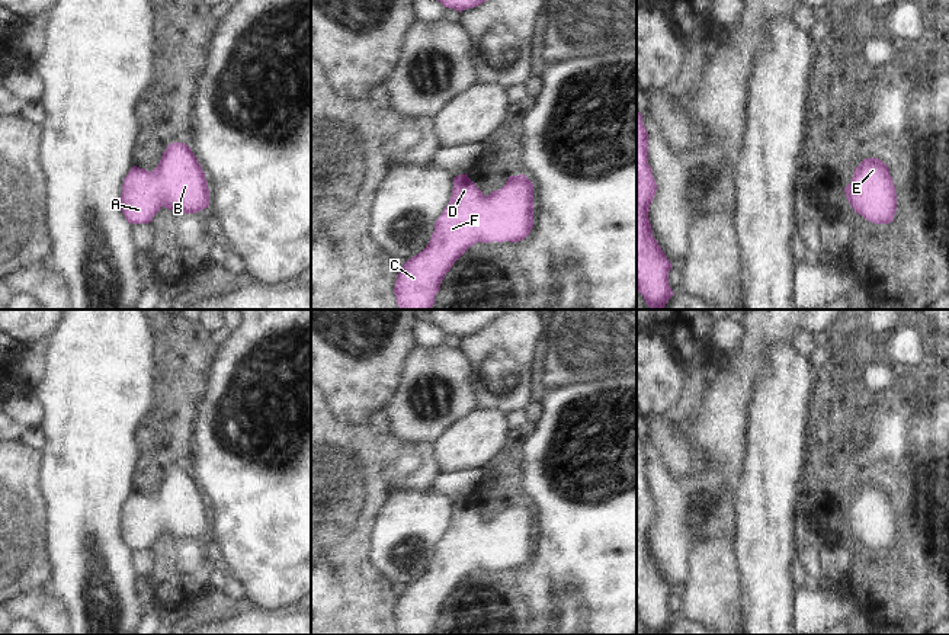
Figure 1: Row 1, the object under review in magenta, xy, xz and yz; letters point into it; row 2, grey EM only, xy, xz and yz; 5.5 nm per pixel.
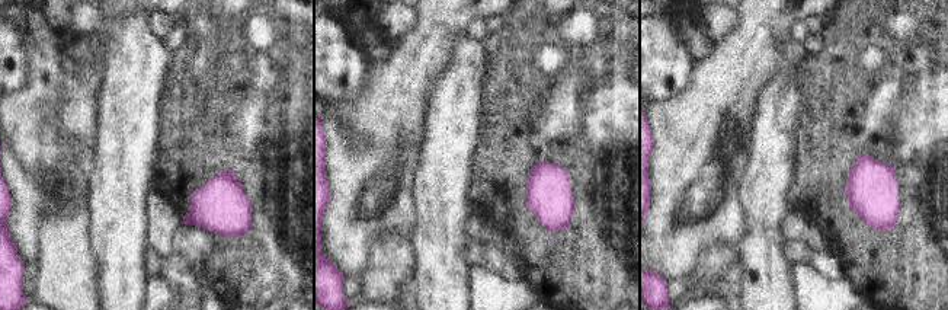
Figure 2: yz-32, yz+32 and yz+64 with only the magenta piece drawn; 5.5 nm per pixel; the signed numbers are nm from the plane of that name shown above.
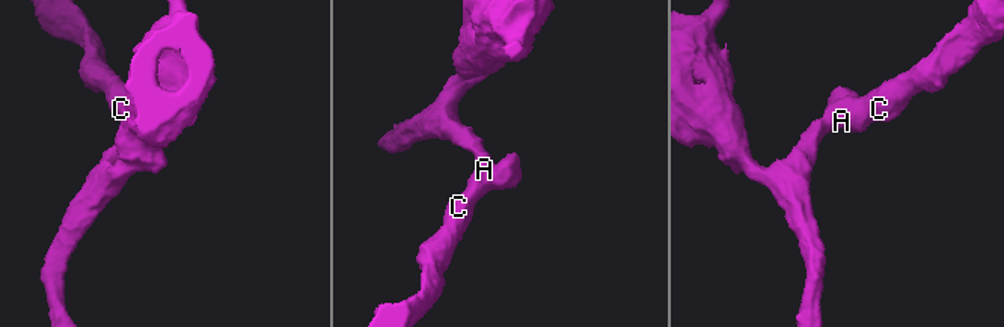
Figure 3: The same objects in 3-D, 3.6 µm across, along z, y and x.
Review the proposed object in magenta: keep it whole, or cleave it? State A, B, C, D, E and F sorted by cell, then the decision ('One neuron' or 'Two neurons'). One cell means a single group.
Groups: A B C D E F. One neuron

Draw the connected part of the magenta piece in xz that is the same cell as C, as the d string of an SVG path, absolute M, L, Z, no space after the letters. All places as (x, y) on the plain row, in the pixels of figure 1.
M468 500L453 503L452 522L435 549L429 570L404 589L394 619L400 635L432 635L445 600L475 568L517 568L533 554L533 509L525 501L509 501L500 516L484 520Z

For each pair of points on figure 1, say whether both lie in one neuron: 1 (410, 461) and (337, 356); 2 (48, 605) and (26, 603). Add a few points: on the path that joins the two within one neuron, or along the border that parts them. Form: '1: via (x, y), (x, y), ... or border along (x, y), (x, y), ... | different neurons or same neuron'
1: border along (381, 407), (359, 423), (342, 419) | different neurons
2: via (42, 605), (32, 605) | same neuron

